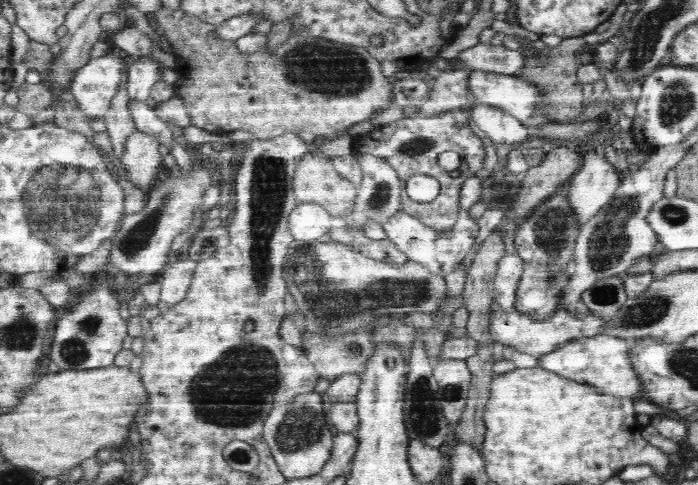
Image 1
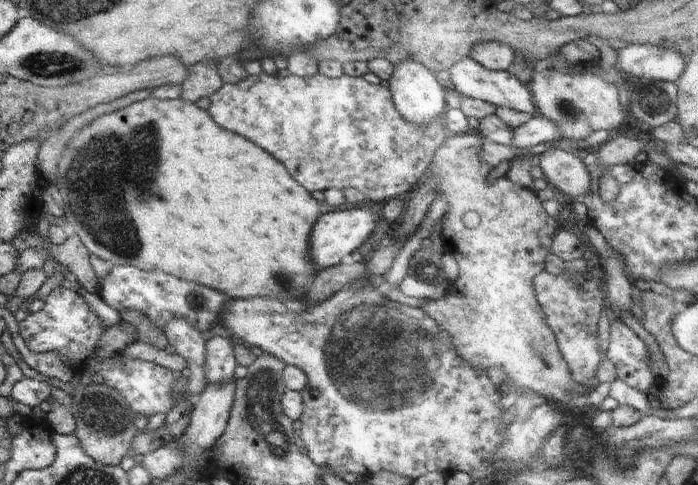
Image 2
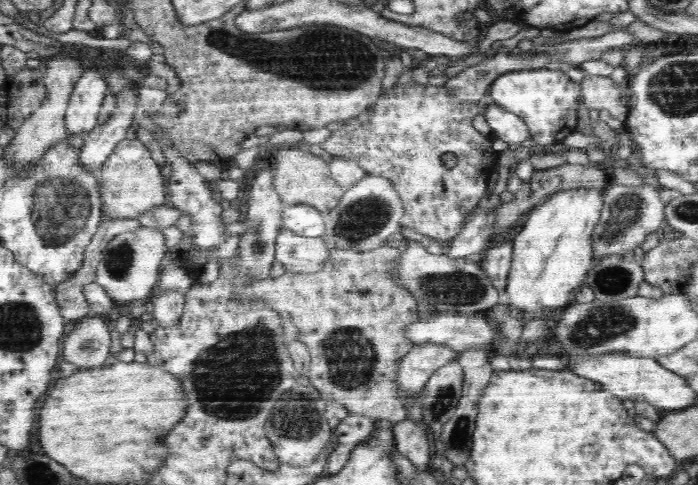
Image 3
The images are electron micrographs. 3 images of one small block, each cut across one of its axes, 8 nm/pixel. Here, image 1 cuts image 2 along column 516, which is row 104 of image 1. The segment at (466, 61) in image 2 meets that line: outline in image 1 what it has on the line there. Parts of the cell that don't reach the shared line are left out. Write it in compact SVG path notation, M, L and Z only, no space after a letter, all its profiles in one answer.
M108 53L98 58L92 58L85 65L76 69L69 90L74 95L80 109L92 120L102 118L108 112L112 99L116 96L116 92L118 92L118 88L122 84L124 68L128 63L129 61L124 63L124 59L120 57L120 54Z

